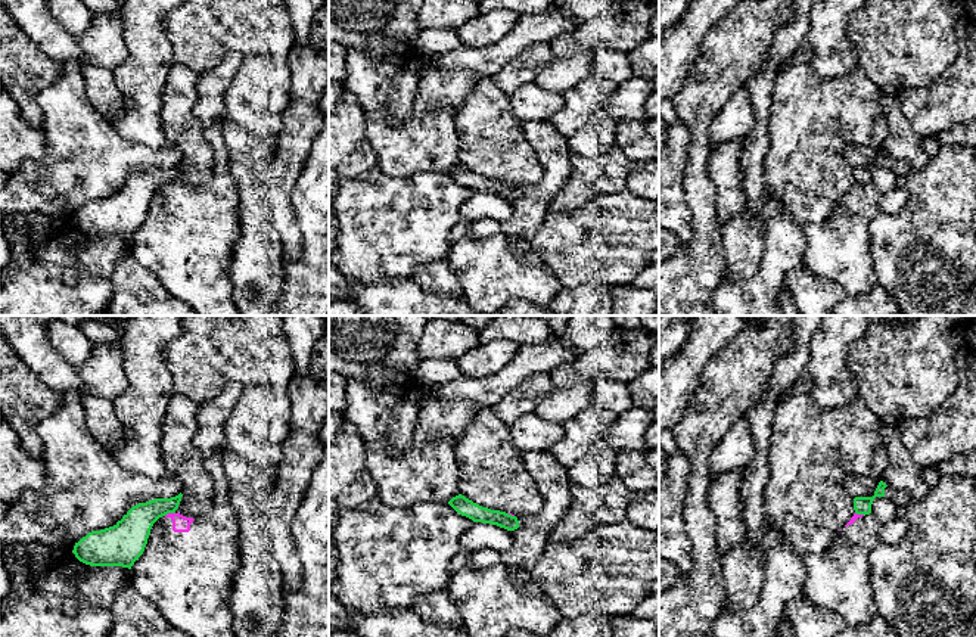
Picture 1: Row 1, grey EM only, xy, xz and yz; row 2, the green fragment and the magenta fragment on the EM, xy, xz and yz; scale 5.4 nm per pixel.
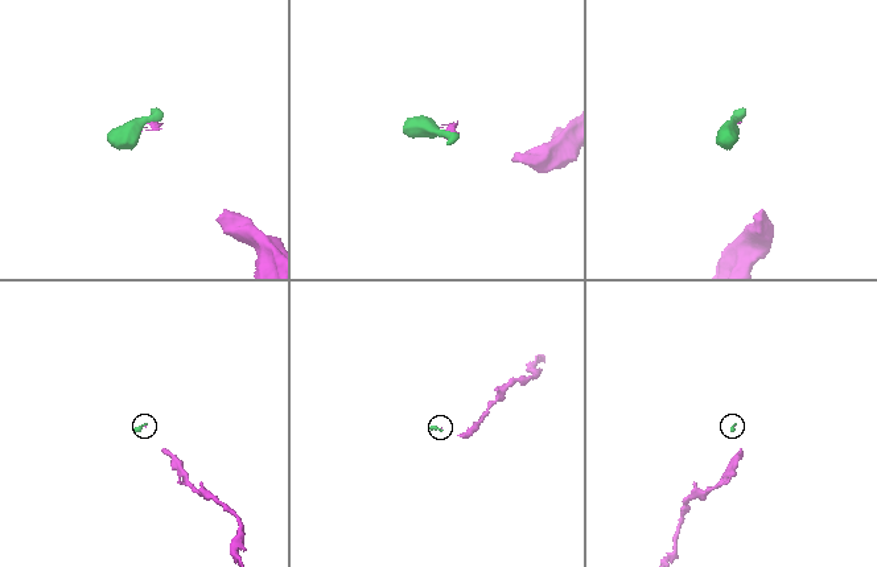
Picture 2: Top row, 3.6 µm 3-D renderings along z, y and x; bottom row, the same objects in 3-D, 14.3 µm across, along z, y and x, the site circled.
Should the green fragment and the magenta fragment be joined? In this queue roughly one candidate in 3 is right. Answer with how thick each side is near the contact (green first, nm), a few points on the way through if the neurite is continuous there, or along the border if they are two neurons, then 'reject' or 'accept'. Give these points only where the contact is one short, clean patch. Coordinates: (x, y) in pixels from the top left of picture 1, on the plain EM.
calibres 200 and 100 nm; border xy (174, 182), (164, 185); reject

